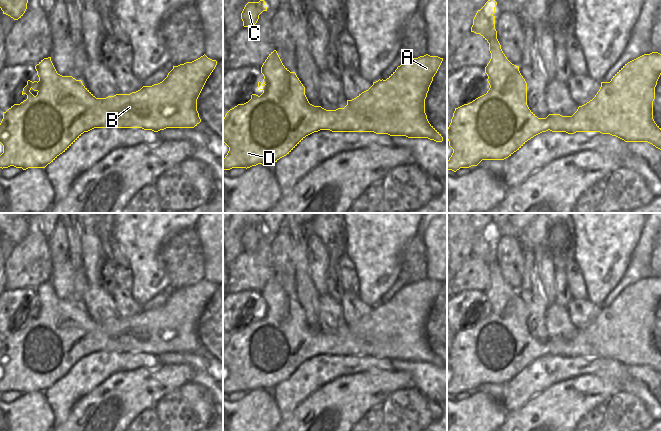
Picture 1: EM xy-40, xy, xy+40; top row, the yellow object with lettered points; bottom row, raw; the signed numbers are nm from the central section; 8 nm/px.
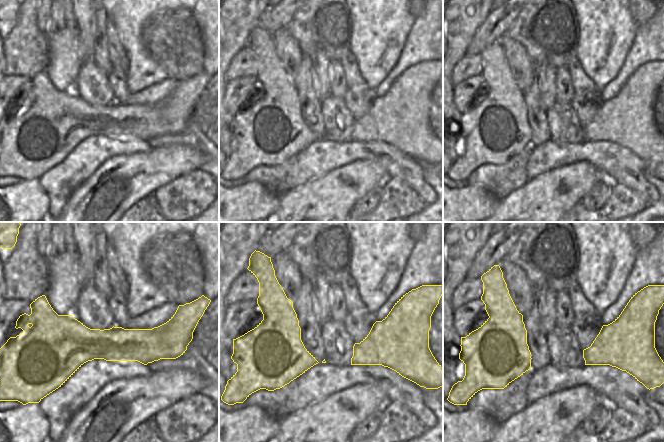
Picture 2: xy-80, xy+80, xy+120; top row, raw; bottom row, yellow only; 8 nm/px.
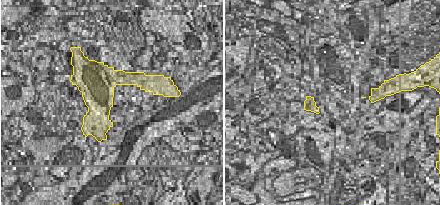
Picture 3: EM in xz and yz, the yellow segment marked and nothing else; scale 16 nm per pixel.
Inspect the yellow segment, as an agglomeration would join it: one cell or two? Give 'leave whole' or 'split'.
leave whole

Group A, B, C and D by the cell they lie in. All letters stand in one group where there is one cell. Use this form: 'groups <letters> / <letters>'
groups A B C D

